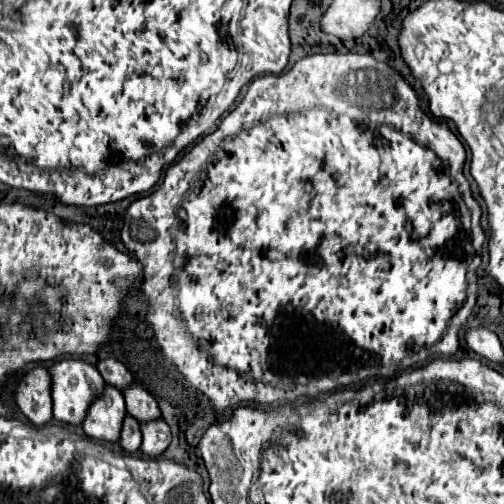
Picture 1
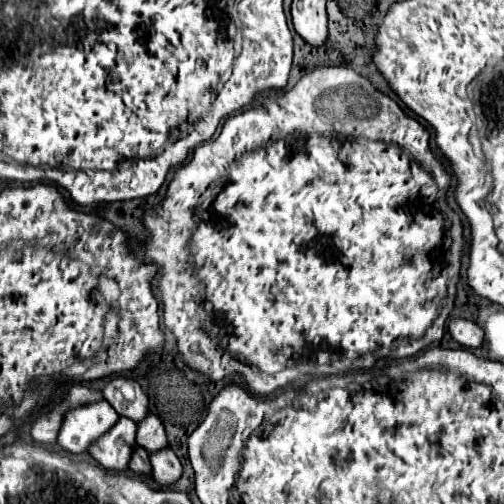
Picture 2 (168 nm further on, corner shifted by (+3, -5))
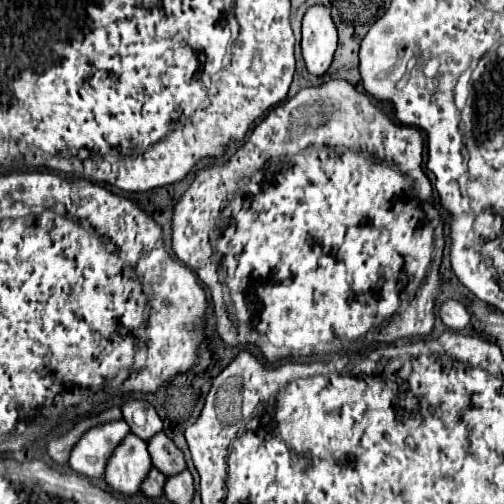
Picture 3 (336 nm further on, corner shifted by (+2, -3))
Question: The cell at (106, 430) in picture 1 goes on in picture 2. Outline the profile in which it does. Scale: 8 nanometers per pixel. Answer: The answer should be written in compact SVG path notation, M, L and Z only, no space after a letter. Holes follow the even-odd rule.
M119 417L117 423L107 433L103 433L101 439L93 443L93 447L89 447L89 453L105 469L127 469L131 451L135 447L135 429L137 425L129 421L129 417Z

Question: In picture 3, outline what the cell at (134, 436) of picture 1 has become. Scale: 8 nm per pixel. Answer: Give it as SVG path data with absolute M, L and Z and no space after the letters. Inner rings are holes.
M152 469L152 471L148 473L144 485L142 485L142 493L144 493L146 497L150 497L150 499L156 499L156 497L160 497L160 495L164 493L164 491L162 491L164 483L166 483L166 477L164 477L158 469Z

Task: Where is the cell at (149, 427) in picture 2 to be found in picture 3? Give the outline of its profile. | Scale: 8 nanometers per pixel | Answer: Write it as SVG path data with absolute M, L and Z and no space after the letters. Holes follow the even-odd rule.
M158 433L148 441L148 451L152 455L152 465L158 467L158 471L162 471L166 477L178 475L178 471L186 469L182 451L164 433Z

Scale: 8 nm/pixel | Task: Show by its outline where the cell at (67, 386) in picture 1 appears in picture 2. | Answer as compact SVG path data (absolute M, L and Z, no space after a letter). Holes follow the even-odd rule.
M105 399L69 409L59 429L59 445L69 453L83 453L113 425L113 421L117 421L117 417L119 415Z

